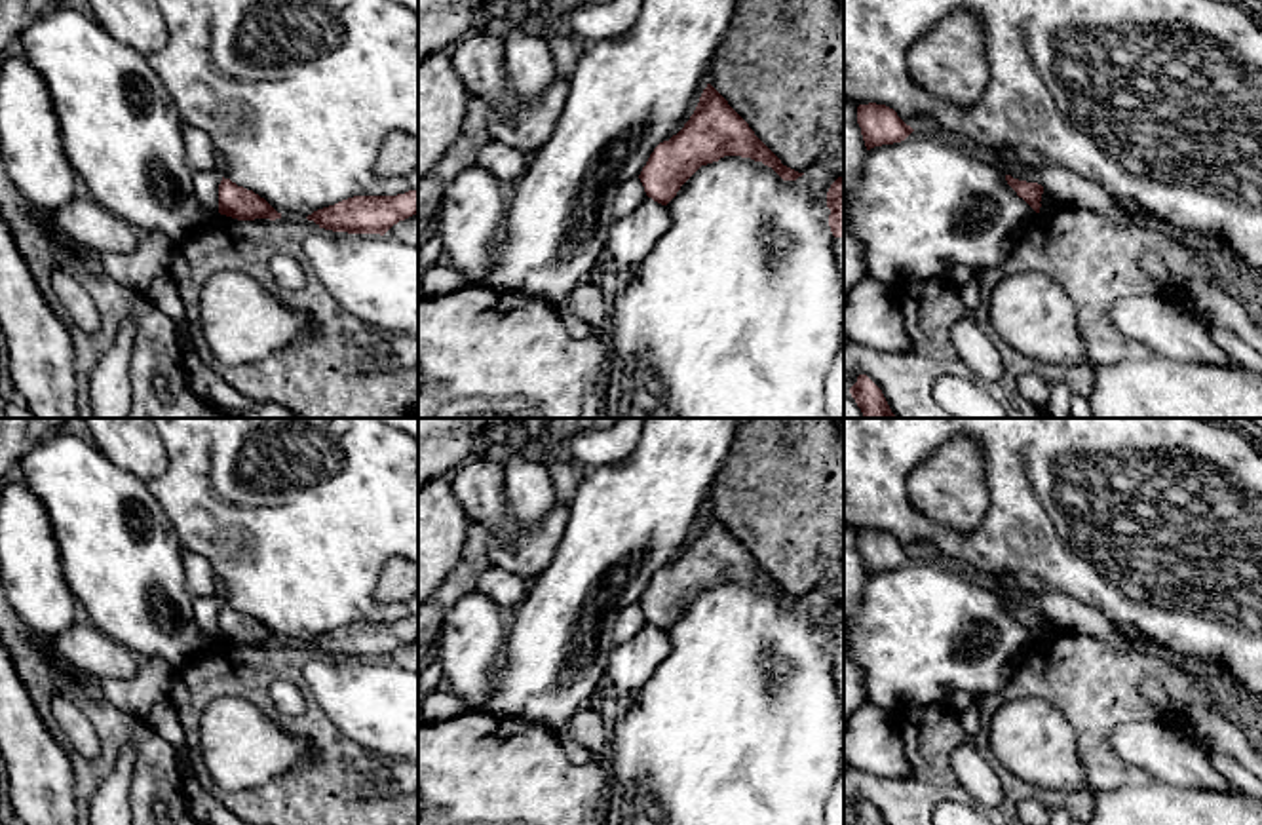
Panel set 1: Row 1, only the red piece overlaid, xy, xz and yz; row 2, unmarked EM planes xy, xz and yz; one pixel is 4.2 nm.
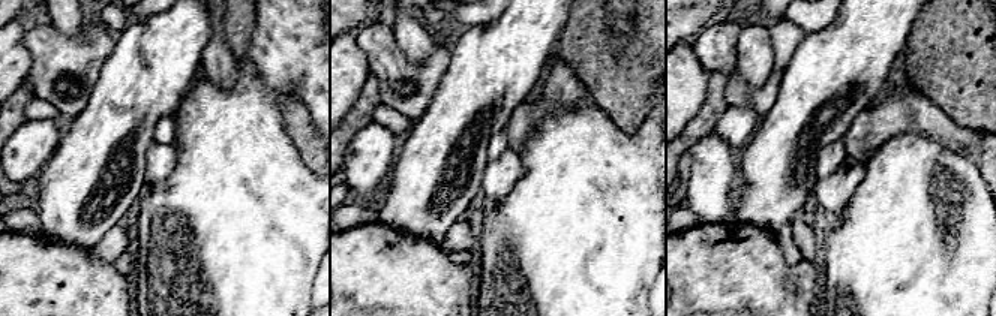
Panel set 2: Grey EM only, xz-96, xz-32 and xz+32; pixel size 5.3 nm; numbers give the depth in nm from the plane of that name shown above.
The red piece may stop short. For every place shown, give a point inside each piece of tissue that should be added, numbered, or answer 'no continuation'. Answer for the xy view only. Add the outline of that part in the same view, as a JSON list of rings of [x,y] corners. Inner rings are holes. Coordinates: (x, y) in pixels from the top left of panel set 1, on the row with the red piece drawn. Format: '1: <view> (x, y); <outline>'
no continuation

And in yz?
no continuation

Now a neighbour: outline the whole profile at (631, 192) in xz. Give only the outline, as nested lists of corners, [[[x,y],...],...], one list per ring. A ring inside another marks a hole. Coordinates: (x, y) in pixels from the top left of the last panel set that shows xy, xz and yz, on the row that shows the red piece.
[[[639,177],[625,181],[614,201],[614,221],[627,217],[646,198]]]

